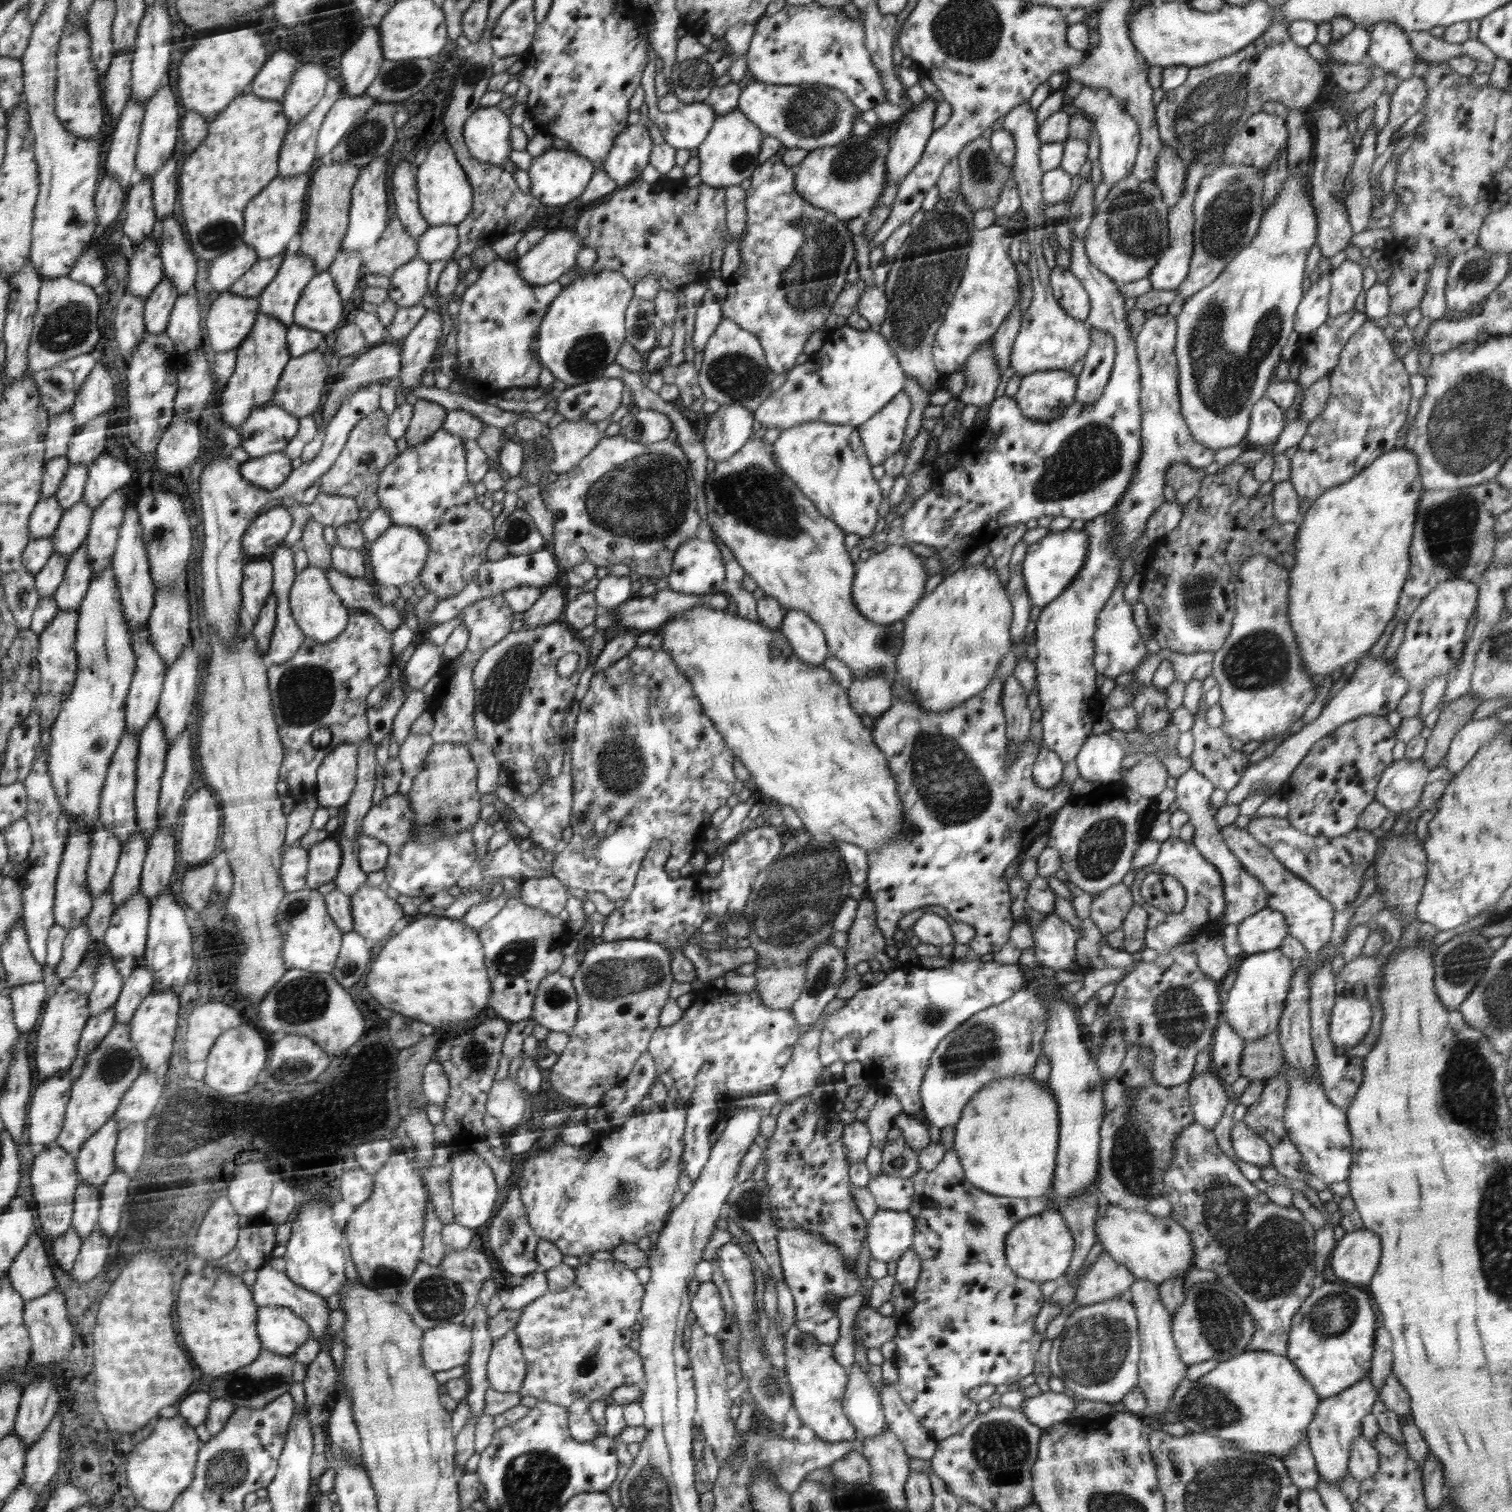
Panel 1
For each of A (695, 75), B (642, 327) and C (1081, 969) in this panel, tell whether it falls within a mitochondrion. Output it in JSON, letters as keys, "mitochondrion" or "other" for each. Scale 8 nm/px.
{"A":"mitochondrion","B":"mitochondrion","C":"other"}

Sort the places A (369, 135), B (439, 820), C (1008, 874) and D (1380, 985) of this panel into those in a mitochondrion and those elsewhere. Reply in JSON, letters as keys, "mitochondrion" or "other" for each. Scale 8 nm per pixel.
{"A":"mitochondrion","B":"mitochondrion","C":"other","D":"other"}

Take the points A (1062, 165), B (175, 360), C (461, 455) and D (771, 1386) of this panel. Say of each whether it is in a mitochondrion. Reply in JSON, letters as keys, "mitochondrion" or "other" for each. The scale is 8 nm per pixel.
{"A":"other","B":"other","C":"other","D":"mitochondrion"}

